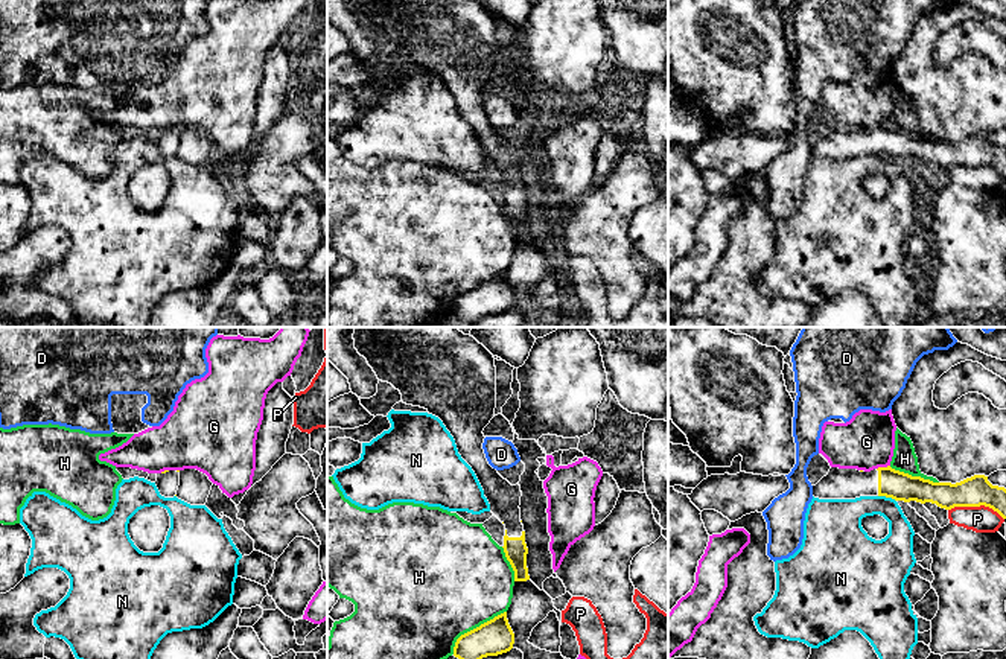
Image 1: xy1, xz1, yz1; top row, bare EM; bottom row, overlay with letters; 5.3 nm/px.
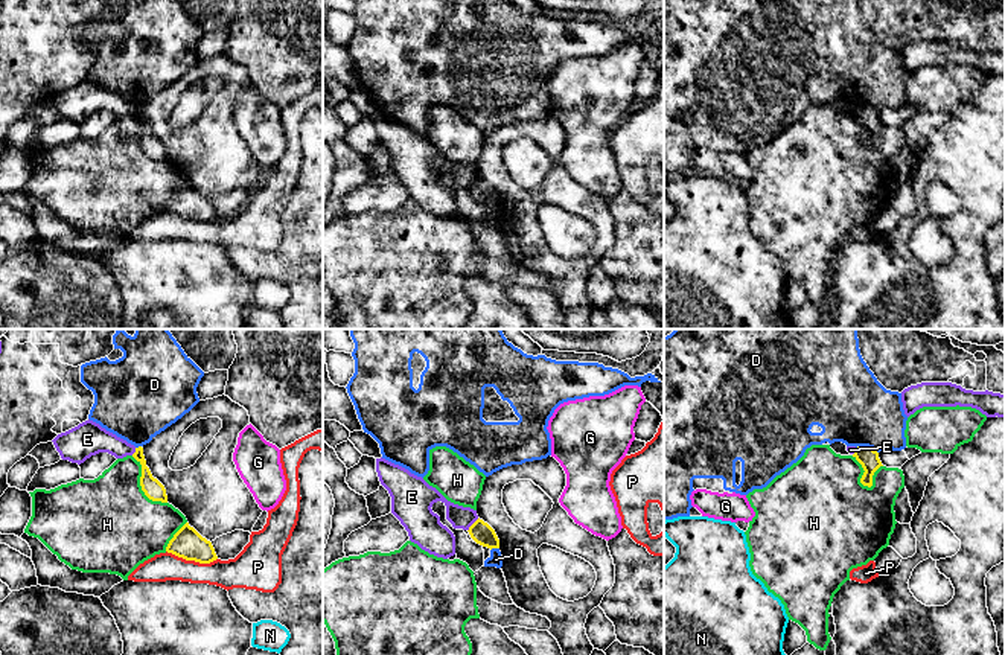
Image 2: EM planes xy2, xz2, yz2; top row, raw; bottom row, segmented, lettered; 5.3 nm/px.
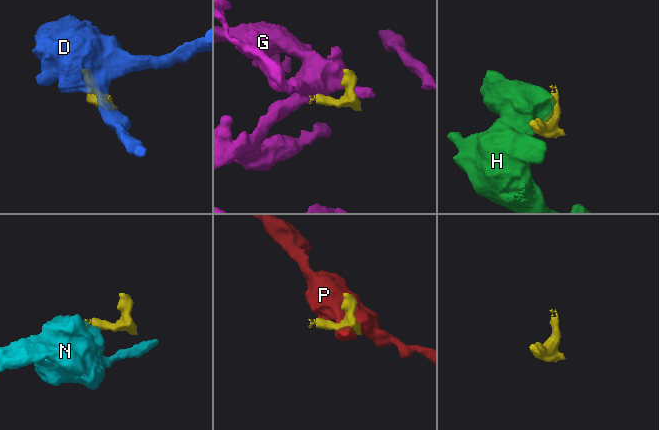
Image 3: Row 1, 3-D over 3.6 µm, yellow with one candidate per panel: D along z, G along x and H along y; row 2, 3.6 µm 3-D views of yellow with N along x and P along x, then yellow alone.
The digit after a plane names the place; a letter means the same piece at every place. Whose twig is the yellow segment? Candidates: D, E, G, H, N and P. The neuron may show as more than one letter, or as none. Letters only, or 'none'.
none

